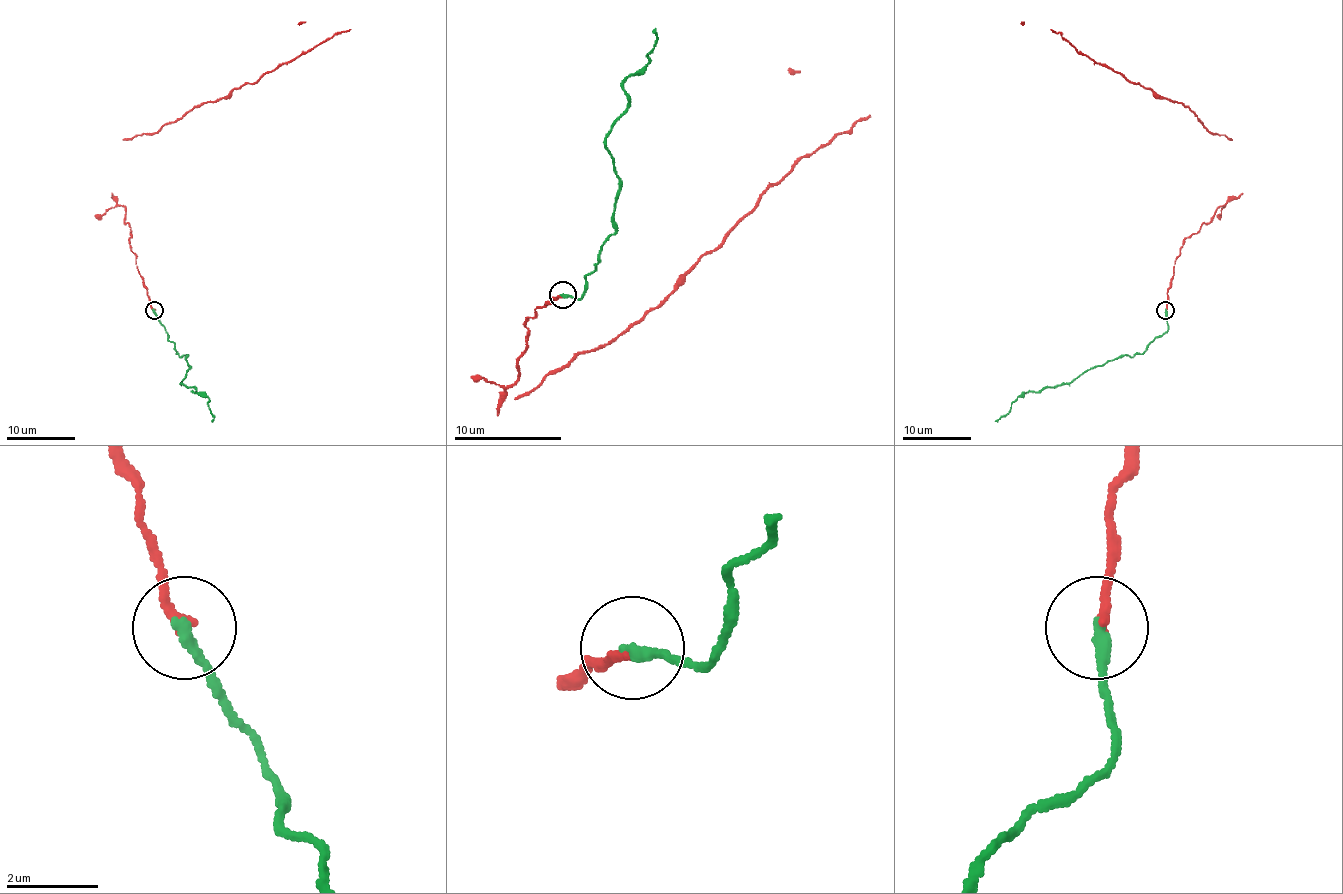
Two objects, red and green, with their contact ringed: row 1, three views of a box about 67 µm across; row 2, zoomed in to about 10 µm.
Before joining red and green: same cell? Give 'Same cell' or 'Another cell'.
Same cell

